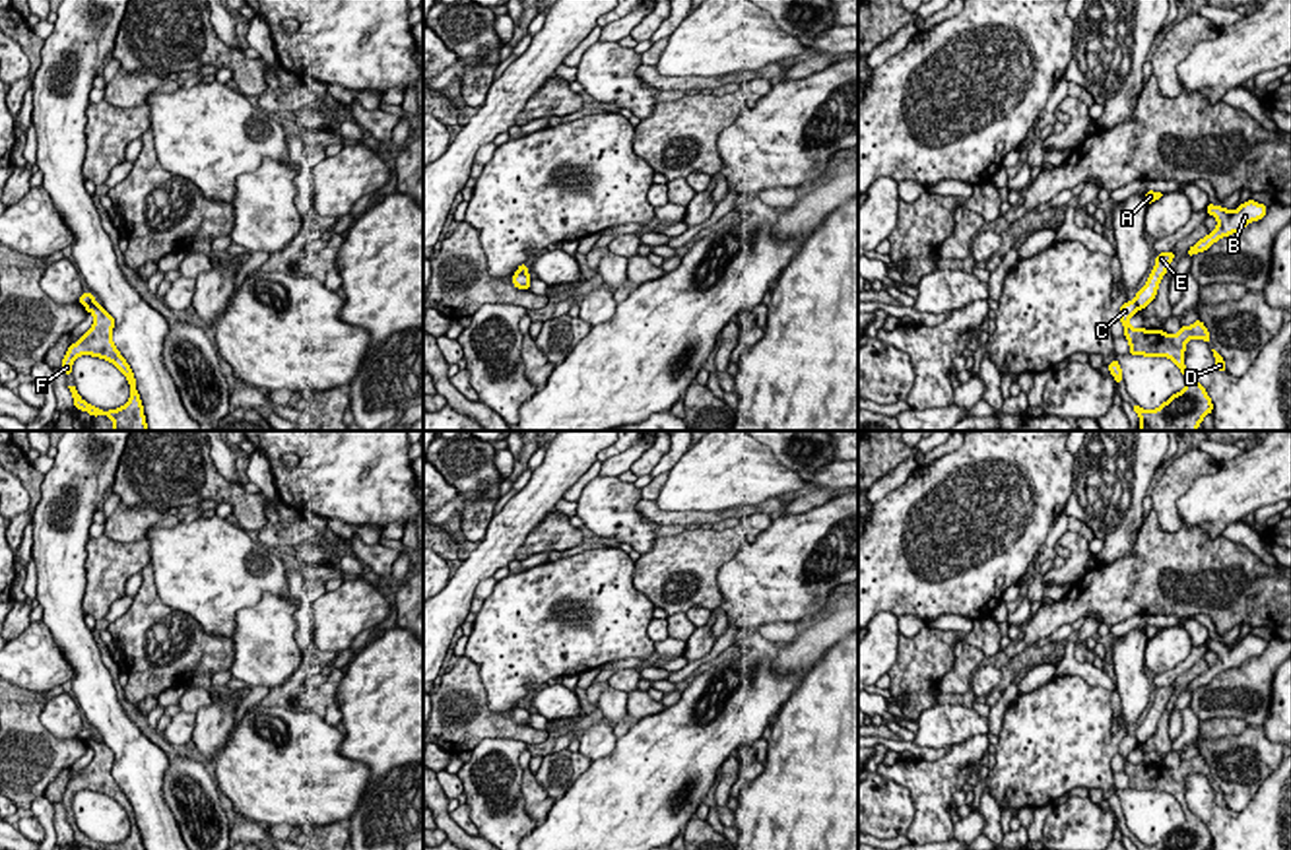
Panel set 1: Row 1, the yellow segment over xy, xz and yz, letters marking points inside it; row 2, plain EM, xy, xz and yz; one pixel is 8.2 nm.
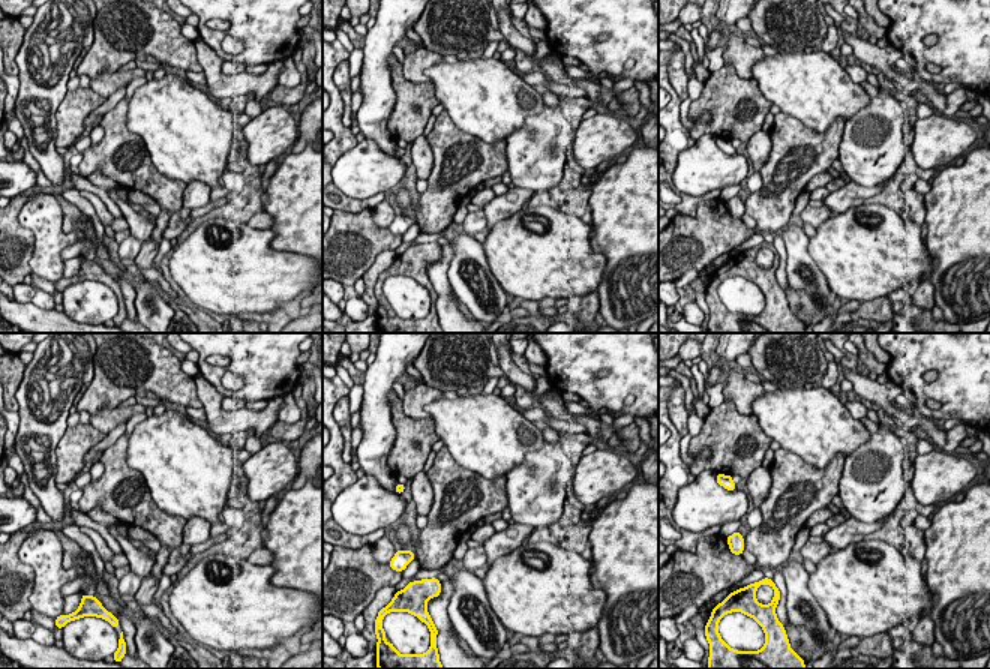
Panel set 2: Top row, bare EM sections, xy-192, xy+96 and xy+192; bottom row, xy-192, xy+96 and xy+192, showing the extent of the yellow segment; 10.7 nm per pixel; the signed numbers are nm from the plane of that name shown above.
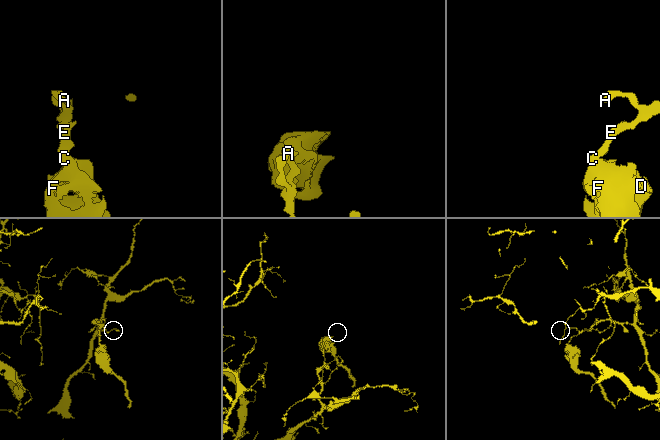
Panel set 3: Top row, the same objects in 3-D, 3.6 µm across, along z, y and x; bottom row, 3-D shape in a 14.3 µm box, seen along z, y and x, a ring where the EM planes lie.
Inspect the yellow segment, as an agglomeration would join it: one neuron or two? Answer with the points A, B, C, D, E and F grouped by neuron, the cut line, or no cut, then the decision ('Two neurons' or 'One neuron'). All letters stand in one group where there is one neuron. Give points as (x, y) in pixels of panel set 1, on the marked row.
Groups: A B E / C D F. Split along yz (1134, 299), (1138, 309). Two neurons

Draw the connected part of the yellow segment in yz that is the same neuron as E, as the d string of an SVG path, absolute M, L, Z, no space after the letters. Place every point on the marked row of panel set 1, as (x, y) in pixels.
M1175 250L1157 254L1153 272L1149 274L1145 285L1136 293L1134 301L1138 309L1145 309L1157 297L1159 283L1167 274L1173 258L1175 258Z

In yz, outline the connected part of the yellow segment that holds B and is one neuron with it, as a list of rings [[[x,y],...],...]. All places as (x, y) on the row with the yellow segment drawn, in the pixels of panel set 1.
[[[1246,200],[1235,212],[1229,212],[1227,208],[1208,202],[1206,210],[1217,219],[1217,227],[1209,231],[1208,237],[1200,239],[1194,246],[1190,246],[1186,256],[1206,252],[1219,239],[1242,231],[1250,221],[1260,221],[1266,215],[1268,206]]]

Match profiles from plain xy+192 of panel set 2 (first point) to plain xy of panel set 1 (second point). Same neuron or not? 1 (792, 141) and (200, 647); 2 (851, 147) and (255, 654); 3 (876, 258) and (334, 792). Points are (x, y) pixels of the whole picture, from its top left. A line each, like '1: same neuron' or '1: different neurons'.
1: same neuron
2: same neuron
3: same neuron

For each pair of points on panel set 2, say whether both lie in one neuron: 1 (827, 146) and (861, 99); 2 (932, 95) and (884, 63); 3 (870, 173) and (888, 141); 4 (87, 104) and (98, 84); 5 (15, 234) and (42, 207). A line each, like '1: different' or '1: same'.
1: different
2: same
3: same
4: different
5: different

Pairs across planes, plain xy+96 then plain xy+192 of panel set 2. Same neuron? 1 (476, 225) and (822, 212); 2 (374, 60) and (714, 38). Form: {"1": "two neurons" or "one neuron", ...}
{"1": "one neuron", "2": "one neuron"}

